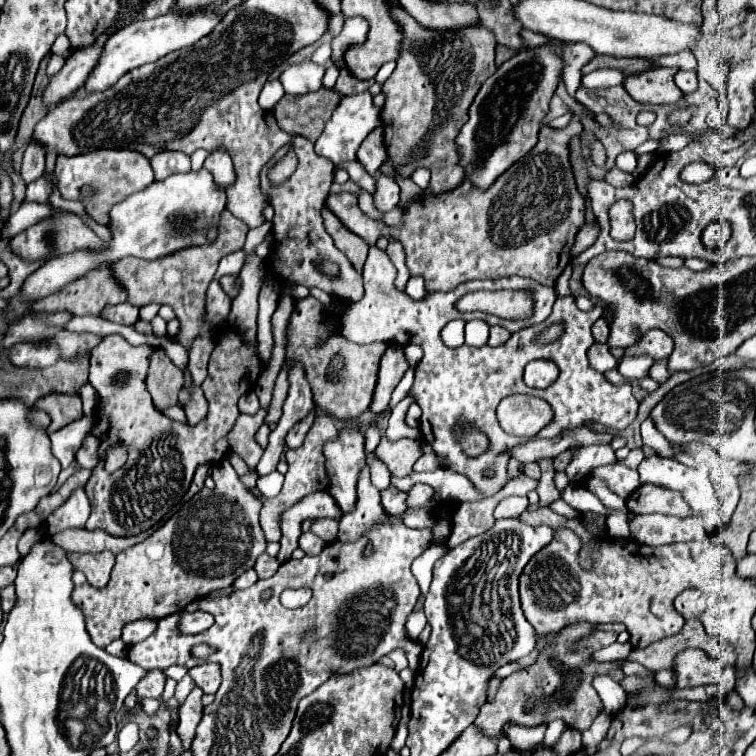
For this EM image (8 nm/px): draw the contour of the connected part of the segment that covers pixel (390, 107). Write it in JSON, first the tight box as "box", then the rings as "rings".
{"box":[380,3,496,193],"rings":[[[390,3],[390,15],[402,27],[404,37],[396,69],[382,85],[382,93],[386,97],[380,113],[384,123],[384,143],[400,175],[410,177],[414,169],[426,167],[430,169],[432,179],[424,193],[448,193],[464,181],[454,137],[466,123],[466,113],[474,95],[496,71],[496,39],[494,33],[482,23],[456,31],[426,29],[394,3]]]}

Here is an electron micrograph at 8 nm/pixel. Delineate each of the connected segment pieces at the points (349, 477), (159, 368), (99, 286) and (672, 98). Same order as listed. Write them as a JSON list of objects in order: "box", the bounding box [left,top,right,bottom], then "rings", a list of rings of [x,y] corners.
[{"box":[324,429,366,513],"rings":[[[358,429],[342,431],[340,437],[334,443],[324,445],[324,457],[326,457],[326,469],[330,471],[330,495],[338,501],[340,509],[344,513],[350,513],[356,507],[356,483],[360,477],[360,471],[366,467],[366,455],[364,455],[364,435]]]},{"box":[146,349,184,411],"rings":[[[156,349],[150,355],[150,369],[146,387],[152,395],[152,401],[158,411],[168,409],[170,405],[178,403],[178,391],[184,385],[184,373],[174,367],[174,363],[166,357],[162,349]]]},{"box":[32,265,126,315],"rings":[[[110,265],[100,269],[98,273],[88,273],[82,281],[68,285],[62,293],[54,293],[54,297],[46,297],[46,301],[38,301],[32,311],[70,311],[72,315],[100,315],[102,307],[108,303],[124,303],[126,293],[114,285],[110,277]]]},{"box":[624,67,682,105],"rings":[[[654,67],[650,71],[630,75],[624,81],[624,89],[638,103],[648,103],[648,105],[678,103],[682,99],[682,93],[674,85],[674,75],[676,69]]]}]

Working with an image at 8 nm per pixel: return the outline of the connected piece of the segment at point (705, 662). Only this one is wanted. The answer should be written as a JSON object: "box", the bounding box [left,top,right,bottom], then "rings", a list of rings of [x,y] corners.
{"box":[674,649,724,687],"rings":[[[698,649],[682,651],[674,661],[674,671],[678,677],[678,687],[700,687],[720,683],[724,665],[718,659],[710,659]]]}

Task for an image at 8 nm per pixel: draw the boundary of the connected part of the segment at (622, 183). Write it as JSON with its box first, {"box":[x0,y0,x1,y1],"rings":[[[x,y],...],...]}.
{"box":[604,167,634,187],"rings":[[[612,167],[608,173],[606,173],[606,177],[604,177],[610,185],[614,185],[614,187],[630,187],[632,183],[634,183],[634,177],[632,177],[632,173],[626,173],[626,171],[620,171],[618,167]]]}

